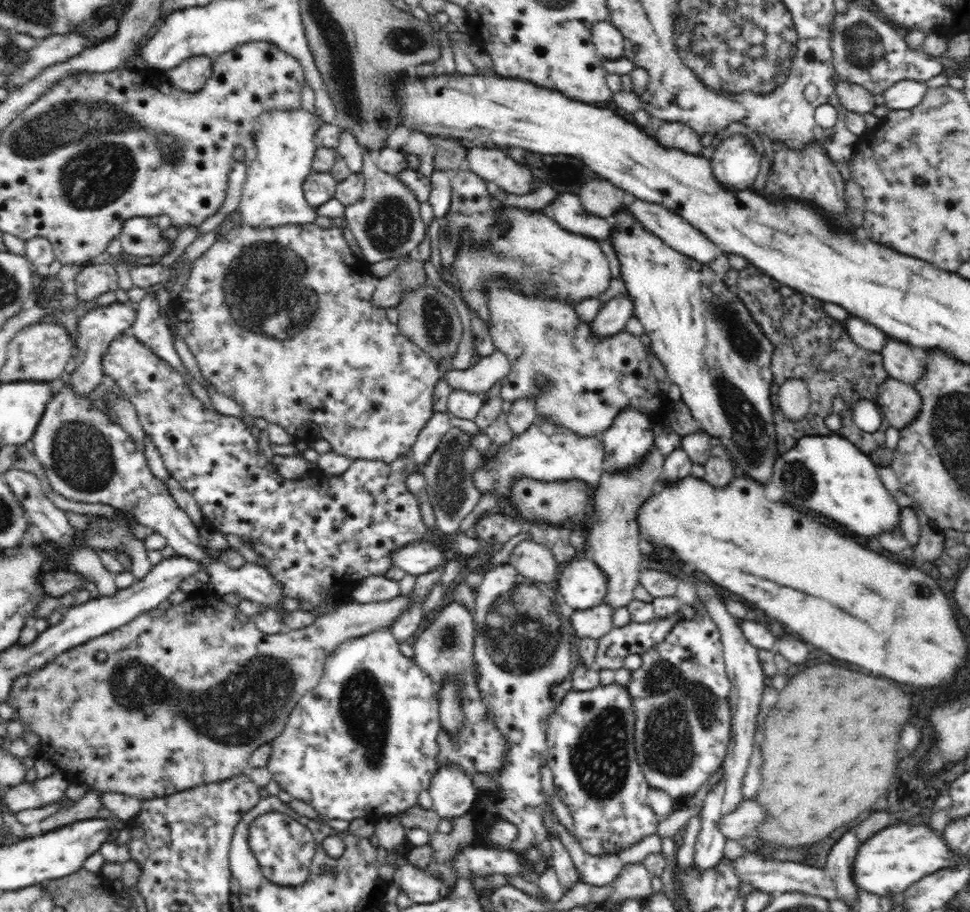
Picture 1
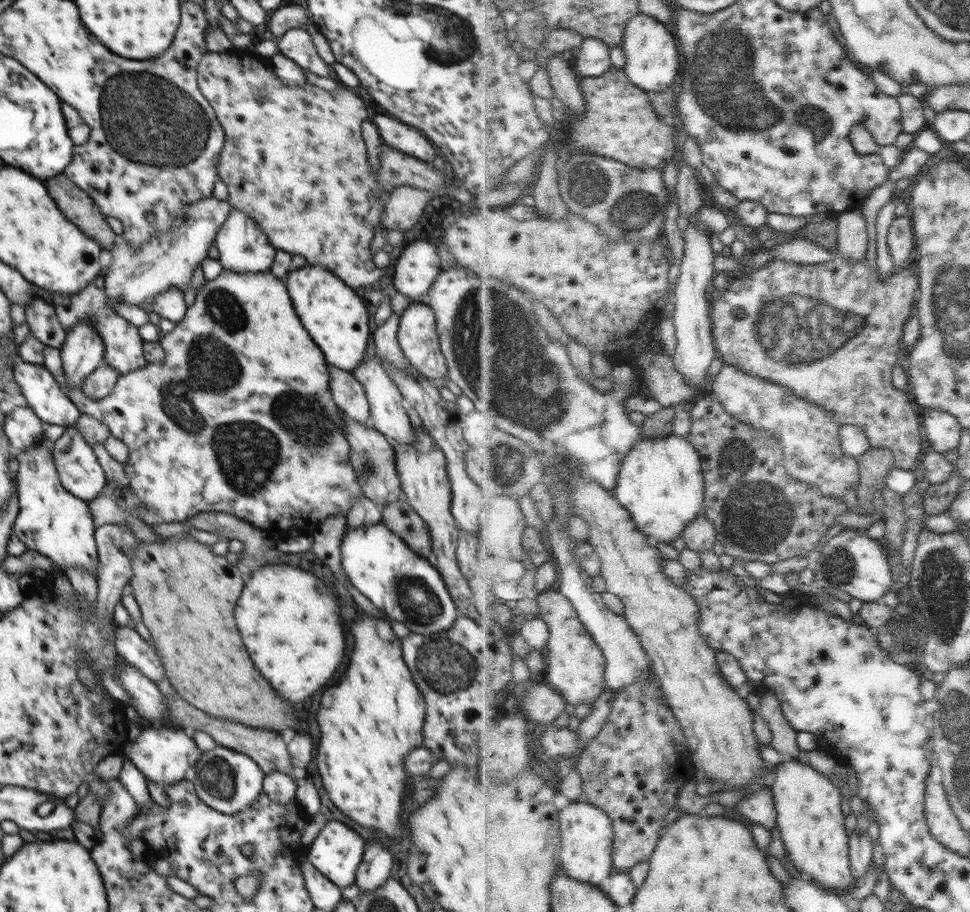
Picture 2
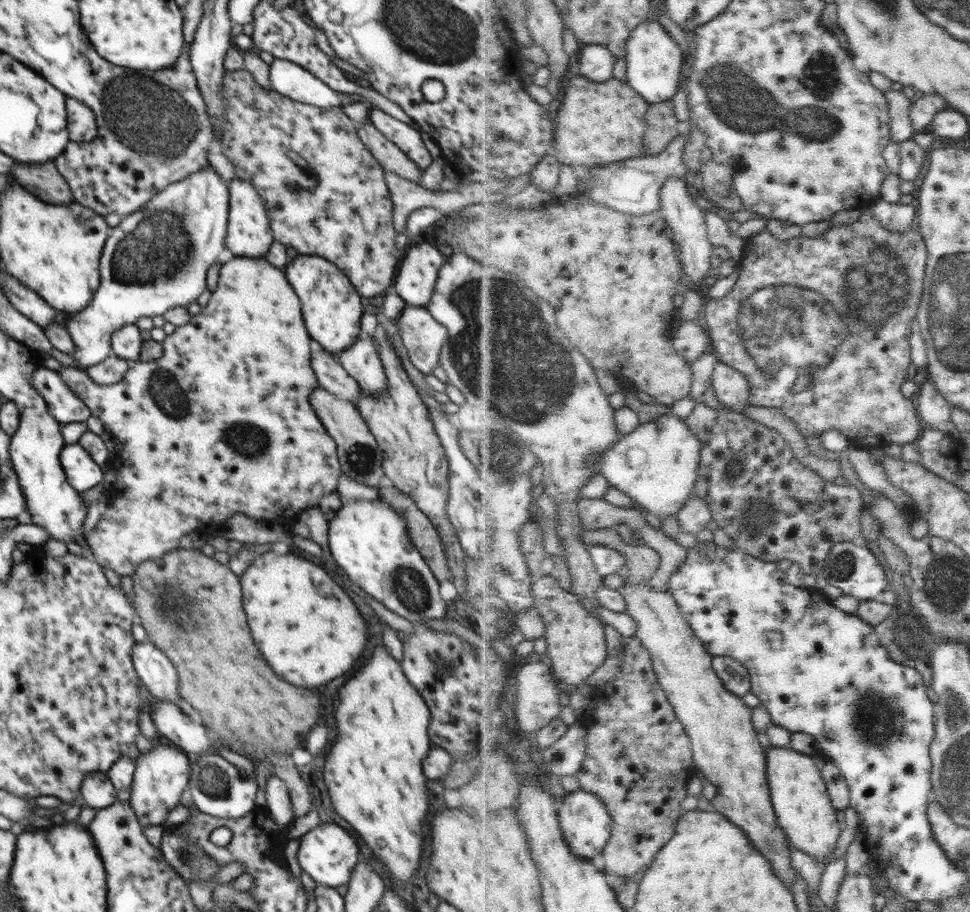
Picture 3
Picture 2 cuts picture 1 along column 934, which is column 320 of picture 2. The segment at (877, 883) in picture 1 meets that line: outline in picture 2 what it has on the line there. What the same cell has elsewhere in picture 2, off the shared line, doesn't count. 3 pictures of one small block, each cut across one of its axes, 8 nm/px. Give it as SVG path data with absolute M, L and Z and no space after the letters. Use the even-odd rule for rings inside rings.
M332 820L320 830L316 840L309 848L305 849L305 857L315 866L316 870L326 876L333 884L340 889L354 885L356 881L356 870L364 857L364 840L358 832L348 828L346 824Z

